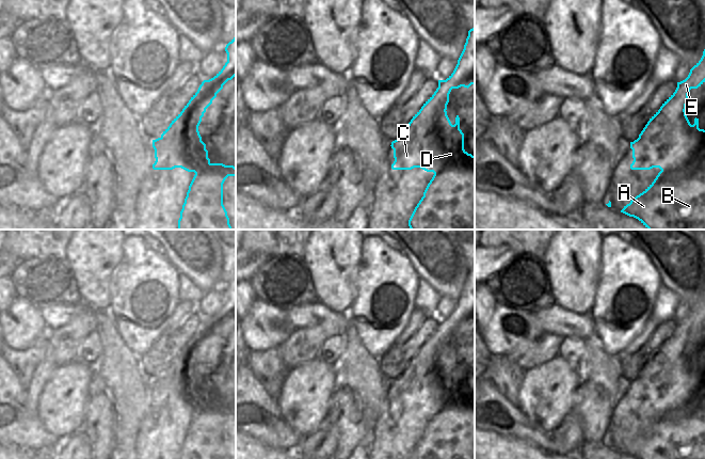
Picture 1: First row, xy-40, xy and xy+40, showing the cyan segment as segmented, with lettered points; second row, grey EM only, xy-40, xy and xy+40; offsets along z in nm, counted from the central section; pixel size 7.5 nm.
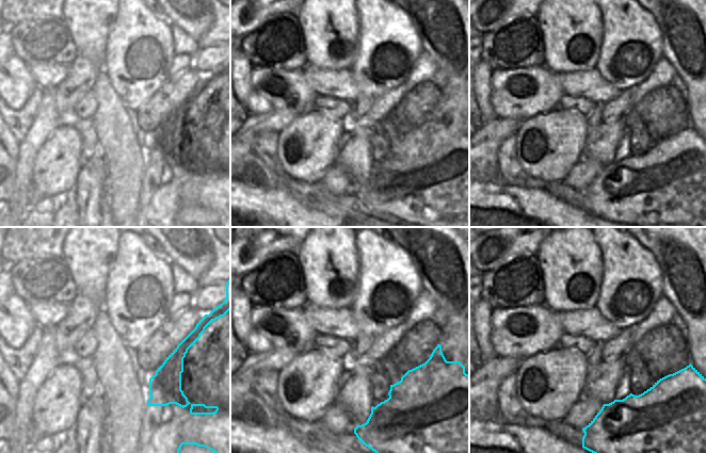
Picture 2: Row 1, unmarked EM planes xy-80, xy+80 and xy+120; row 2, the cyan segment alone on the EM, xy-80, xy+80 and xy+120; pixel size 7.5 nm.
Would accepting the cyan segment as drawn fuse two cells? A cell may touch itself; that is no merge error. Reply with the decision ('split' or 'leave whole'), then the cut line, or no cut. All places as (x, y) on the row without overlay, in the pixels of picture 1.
split; cut in xy+40 along (685, 350), (682, 363), (673, 363), (642, 382)

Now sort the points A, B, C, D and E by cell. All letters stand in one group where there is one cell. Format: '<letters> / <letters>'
A B C D / E

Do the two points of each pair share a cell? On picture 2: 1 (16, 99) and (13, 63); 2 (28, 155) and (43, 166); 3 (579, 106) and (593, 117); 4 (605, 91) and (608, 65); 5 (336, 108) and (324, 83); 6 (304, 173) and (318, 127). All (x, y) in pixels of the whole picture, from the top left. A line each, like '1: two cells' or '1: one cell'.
1: one cell
2: two cells
3: two cells
4: two cells
5: two cells
6: one cell

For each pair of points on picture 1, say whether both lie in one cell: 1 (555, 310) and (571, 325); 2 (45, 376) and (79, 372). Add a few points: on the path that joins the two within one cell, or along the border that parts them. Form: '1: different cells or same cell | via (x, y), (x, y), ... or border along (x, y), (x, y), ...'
1: same cell | via (559, 314), (566, 321)
2: different cells | border along (59, 366), (44, 386), (39, 396)

